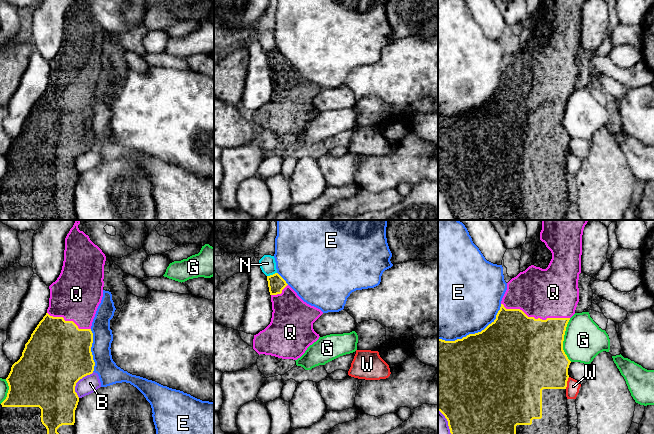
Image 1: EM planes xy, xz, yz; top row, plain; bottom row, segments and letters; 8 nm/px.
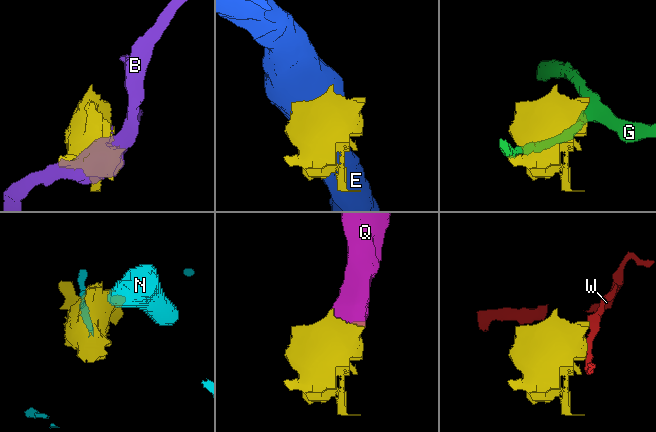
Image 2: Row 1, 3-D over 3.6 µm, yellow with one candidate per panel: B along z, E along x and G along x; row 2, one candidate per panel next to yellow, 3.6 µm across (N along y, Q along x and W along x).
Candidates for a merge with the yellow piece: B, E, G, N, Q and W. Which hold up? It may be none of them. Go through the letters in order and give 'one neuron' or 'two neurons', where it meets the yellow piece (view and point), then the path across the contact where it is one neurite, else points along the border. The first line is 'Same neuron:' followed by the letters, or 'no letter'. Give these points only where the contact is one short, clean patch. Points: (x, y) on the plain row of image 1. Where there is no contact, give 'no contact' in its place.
Same neuron: Q
B: two neurons; contact xy (77, 157)
E: two neurons; contact yz (473, 110)
G: two neurons; contact yz (563, 116)
N: two neurons; contact xz (271, 51)
Q: one neuron; contact yz (534, 94)
W: two neurons; contact yz (566, 159); border yz (569, 153), (565, 164)

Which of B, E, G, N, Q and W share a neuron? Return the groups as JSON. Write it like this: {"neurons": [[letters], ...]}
{"neurons": [["B"], ["E"], ["G"], ["N"], ["Q"], ["W"]]}

